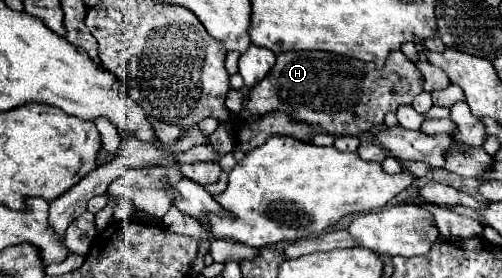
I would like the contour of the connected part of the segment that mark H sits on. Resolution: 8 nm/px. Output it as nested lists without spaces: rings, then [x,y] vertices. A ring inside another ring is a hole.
[[[393,50],[381,70],[377,70],[373,62],[363,62],[363,60],[329,54],[329,52],[285,52],[277,56],[277,64],[263,78],[263,82],[251,88],[249,100],[247,100],[247,112],[251,116],[257,116],[257,114],[261,116],[261,114],[279,110],[299,122],[317,124],[327,134],[333,134],[333,136],[359,136],[363,132],[369,132],[373,126],[383,124],[383,118],[387,112],[397,112],[401,104],[411,104],[413,98],[423,92],[421,82],[423,82],[421,72],[401,50]]]

